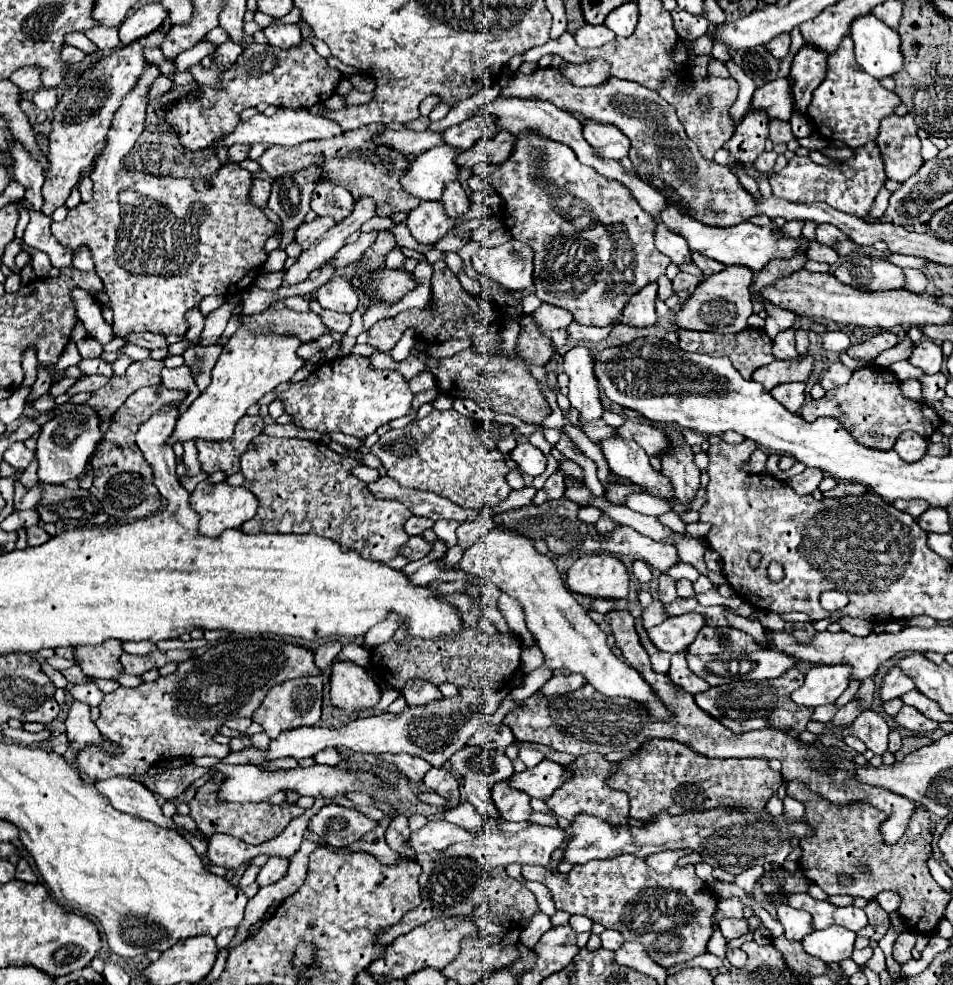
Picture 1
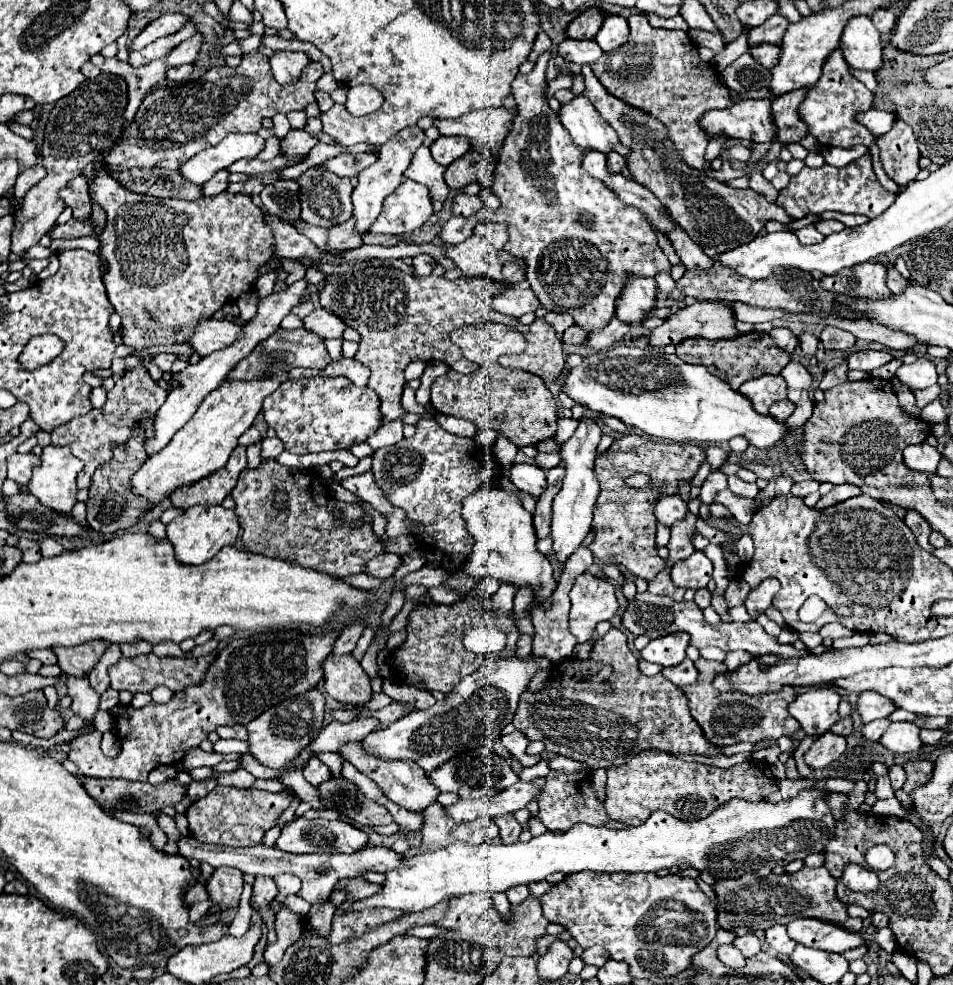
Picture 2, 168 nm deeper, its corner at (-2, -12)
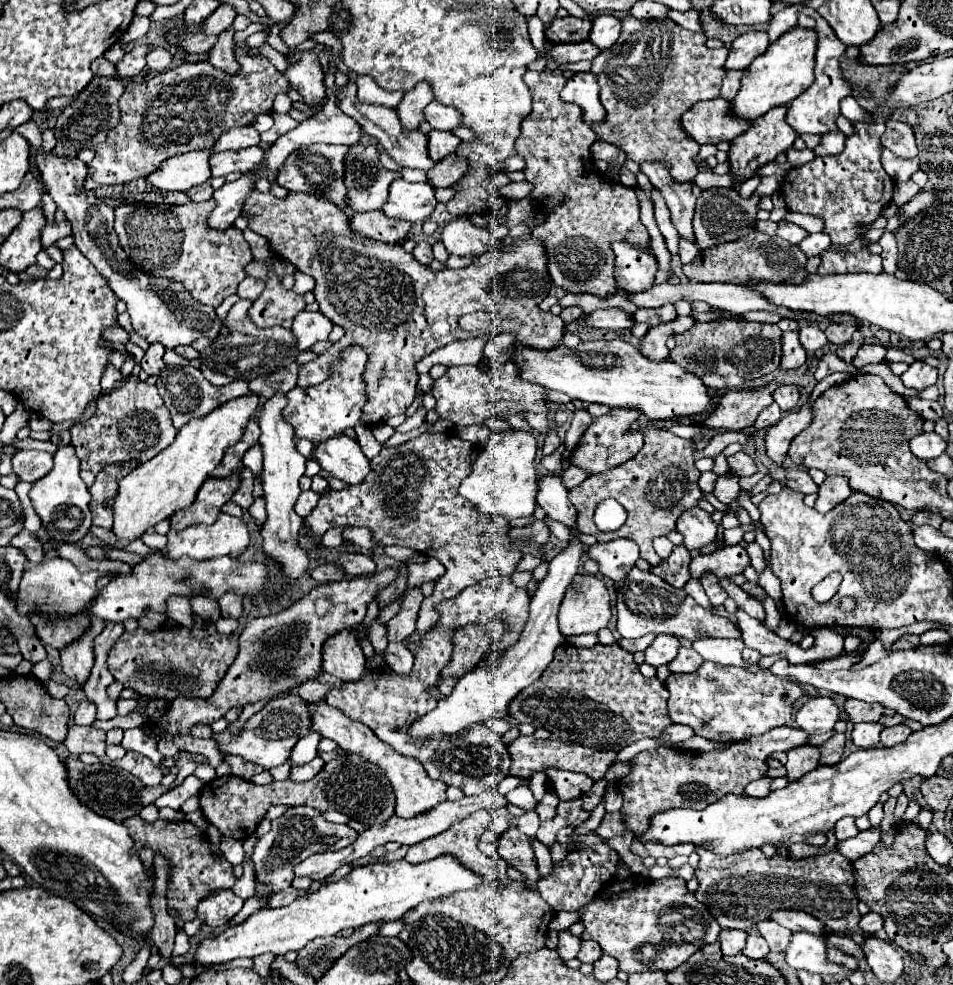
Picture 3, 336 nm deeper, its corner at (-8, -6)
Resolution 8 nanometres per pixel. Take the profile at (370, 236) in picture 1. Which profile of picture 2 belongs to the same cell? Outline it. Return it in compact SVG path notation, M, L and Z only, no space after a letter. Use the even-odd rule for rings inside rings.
M404 178L400 188L384 200L384 208L368 230L370 234L396 234L414 232L432 216L432 198L424 184Z

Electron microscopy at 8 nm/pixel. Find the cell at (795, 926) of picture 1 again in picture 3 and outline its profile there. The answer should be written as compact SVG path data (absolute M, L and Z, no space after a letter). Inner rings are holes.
M764 920L764 922L758 922L756 924L760 936L764 936L764 940L768 942L770 950L772 952L784 952L786 950L786 942L790 942L790 930L778 926L776 922L770 922L770 920Z

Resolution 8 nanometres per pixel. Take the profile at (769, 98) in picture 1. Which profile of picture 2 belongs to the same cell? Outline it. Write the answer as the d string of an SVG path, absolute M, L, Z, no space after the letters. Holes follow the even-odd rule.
M744 100L724 110L706 112L700 124L704 124L708 136L724 132L730 138L754 142L772 142L776 138L770 100Z

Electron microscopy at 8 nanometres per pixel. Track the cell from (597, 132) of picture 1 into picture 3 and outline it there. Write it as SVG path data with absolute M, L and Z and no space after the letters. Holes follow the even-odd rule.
M576 72L572 78L568 78L566 86L560 92L560 98L564 102L574 102L582 106L584 118L588 124L604 122L604 108L598 98L600 86L592 72Z

